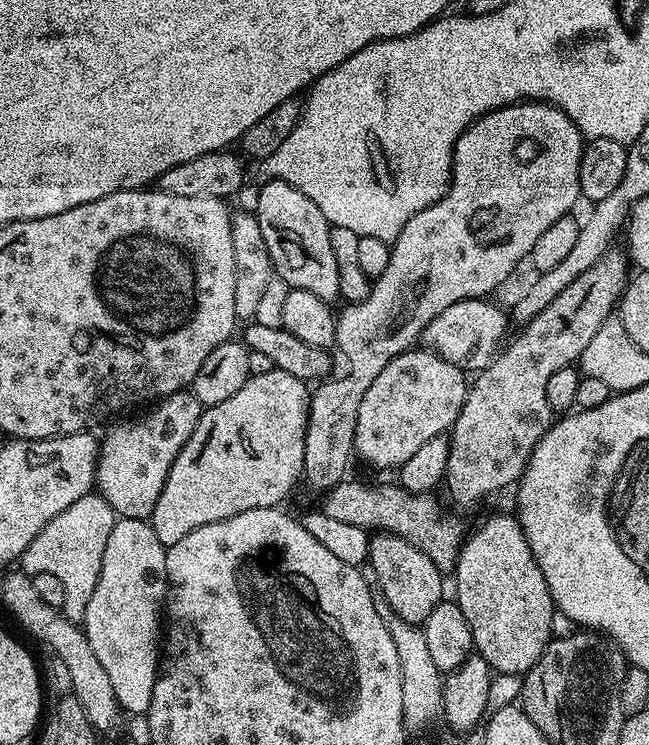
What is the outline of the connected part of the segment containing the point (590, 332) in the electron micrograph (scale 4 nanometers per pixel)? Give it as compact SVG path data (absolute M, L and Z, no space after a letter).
M609 250L594 262L584 274L566 286L541 313L525 323L519 330L520 337L509 339L506 347L492 359L490 366L475 373L468 385L466 402L450 429L450 458L446 473L448 496L460 506L468 506L488 496L491 492L511 489L524 475L532 451L554 423L550 402L546 402L546 381L558 370L575 365L590 346L594 334L603 329L605 322L619 305L620 296L630 279L630 261L623 251Z

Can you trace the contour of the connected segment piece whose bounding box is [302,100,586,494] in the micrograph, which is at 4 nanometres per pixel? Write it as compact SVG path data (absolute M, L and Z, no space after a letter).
M525 100L519 104L508 104L504 108L487 112L484 116L479 116L461 134L452 151L452 182L448 185L448 190L444 193L443 198L430 206L426 206L426 210L414 214L414 218L410 218L410 222L406 222L406 226L402 226L398 238L391 241L390 244L392 250L390 263L386 266L384 273L377 280L372 281L372 289L368 297L357 304L345 303L343 305L344 309L339 309L336 318L335 347L337 349L340 348L345 362L348 363L349 370L352 371L352 376L338 377L339 375L337 375L327 382L317 383L311 389L308 398L308 425L306 426L306 438L304 439L304 474L302 480L305 485L308 483L317 494L323 494L349 475L348 463L354 460L356 427L358 426L358 406L362 406L362 398L366 395L366 390L370 390L370 382L374 382L374 378L378 378L378 374L382 374L382 370L386 370L387 364L394 358L398 358L398 354L409 351L421 339L426 326L430 322L434 322L434 318L438 318L438 314L442 314L442 310L447 310L449 306L454 306L454 302L491 297L493 295L491 292L499 284L506 283L508 275L523 260L525 263L529 259L534 242L538 242L538 238L544 231L549 226L554 226L554 222L558 222L563 216L569 215L573 211L574 202L581 195L579 188L579 166L582 162L585 145L586 137L578 130L578 126L574 126L574 122L562 109L557 108L554 104L546 104L539 100Z

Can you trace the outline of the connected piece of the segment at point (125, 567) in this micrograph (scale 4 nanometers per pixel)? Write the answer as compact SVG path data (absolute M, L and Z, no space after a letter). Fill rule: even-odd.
M117 519L114 530L110 530L110 538L106 538L106 550L102 550L102 570L94 594L90 594L90 602L86 602L82 621L84 633L98 662L102 662L106 674L110 674L110 686L114 686L114 694L125 713L147 713L150 698L154 698L154 682L162 655L162 613L168 595L167 553L167 547L158 542L158 534L154 534L148 520Z

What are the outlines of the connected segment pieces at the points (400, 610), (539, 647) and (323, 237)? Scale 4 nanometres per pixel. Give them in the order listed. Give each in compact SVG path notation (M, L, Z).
M377 531L368 542L367 563L371 564L374 574L378 574L378 586L382 586L382 594L386 594L386 602L390 602L392 612L406 622L423 625L424 620L430 618L430 610L445 599L445 577L438 566L434 566L418 546L398 534Z
M500 512L497 516L488 516L476 529L469 531L464 537L464 544L460 548L458 554L458 562L454 569L454 577L456 576L456 593L454 599L456 605L462 610L462 614L466 614L466 623L470 626L470 634L472 635L472 647L482 658L486 658L486 662L492 668L493 673L504 676L523 677L524 673L538 662L538 658L546 650L548 641L553 639L554 631L552 632L552 612L554 616L554 605L552 603L552 595L546 586L546 578L542 578L542 570L538 566L538 562L534 558L534 554L530 550L530 542L526 542L523 530L520 529L520 521L515 515Z
M269 179L264 183L268 184L262 185L256 196L254 215L262 230L275 275L279 279L281 276L288 288L310 290L310 294L318 294L318 298L323 300L339 301L338 262L330 246L332 225L322 210L302 194L302 190L294 190L294 186L281 180Z

